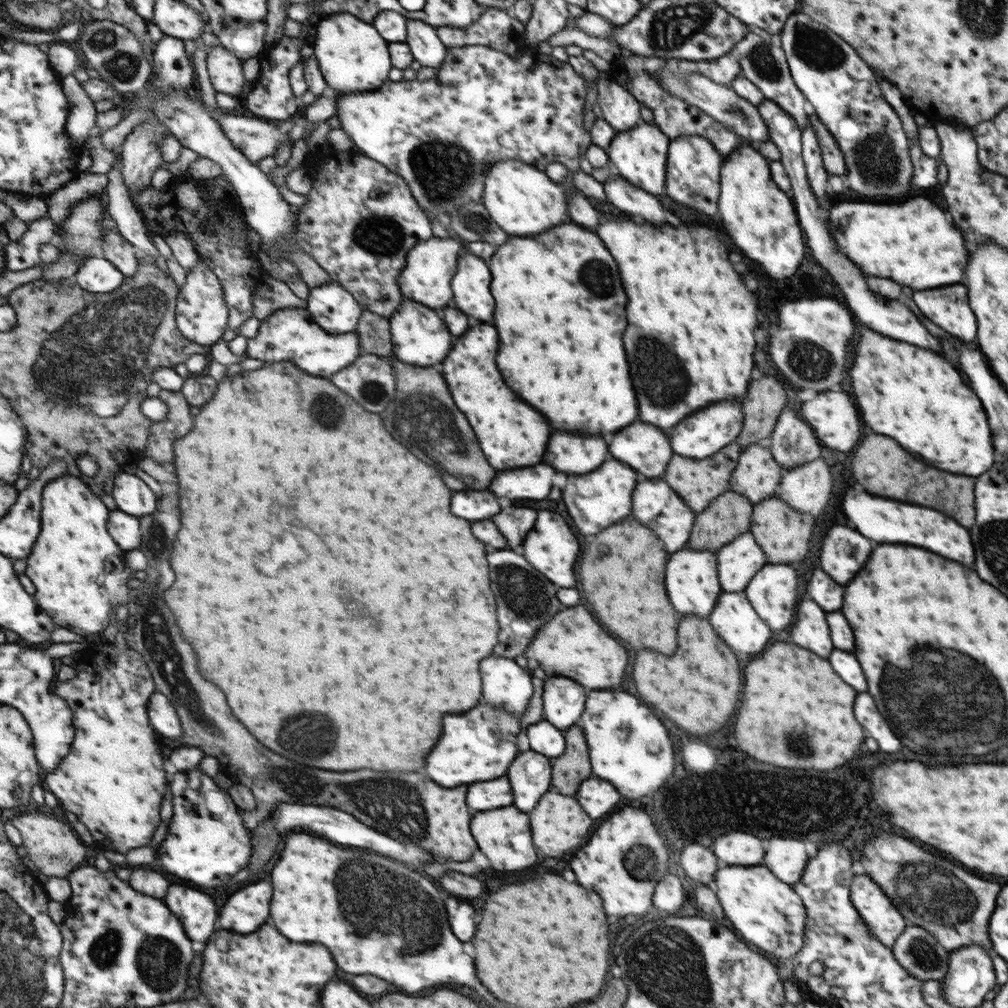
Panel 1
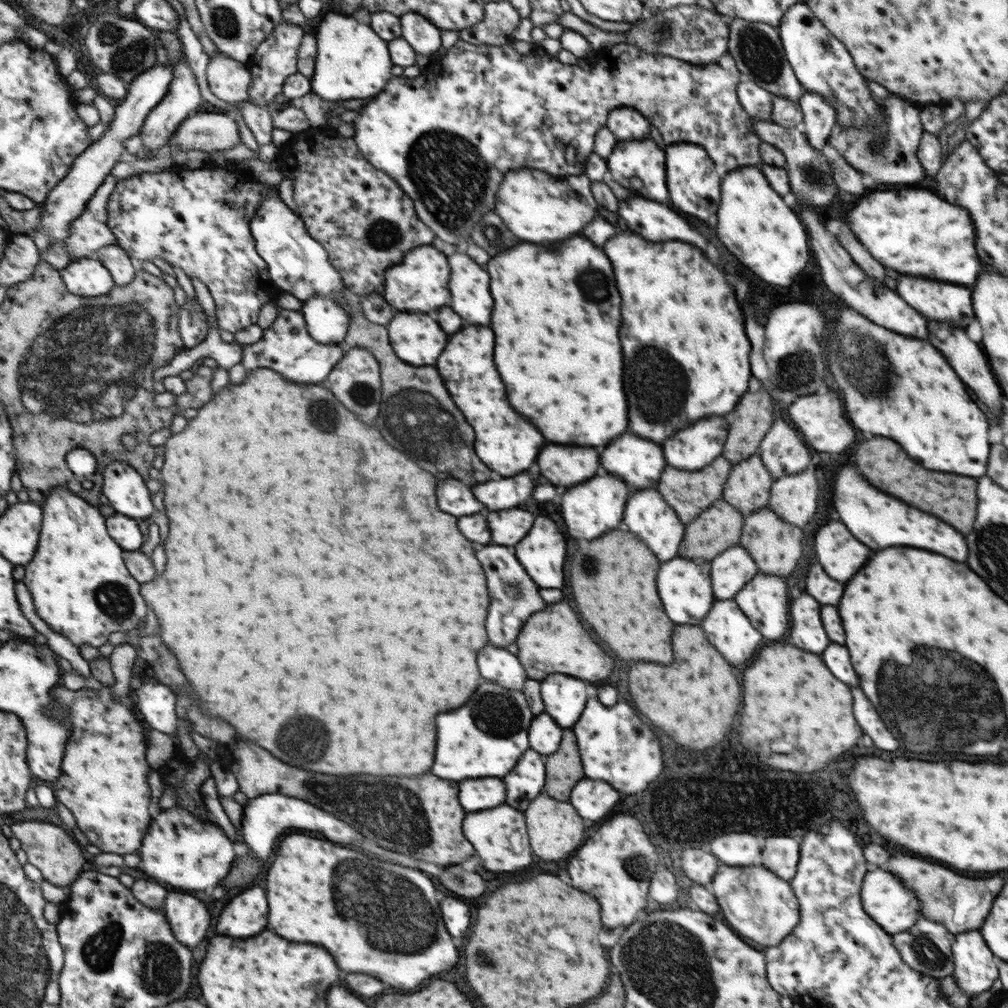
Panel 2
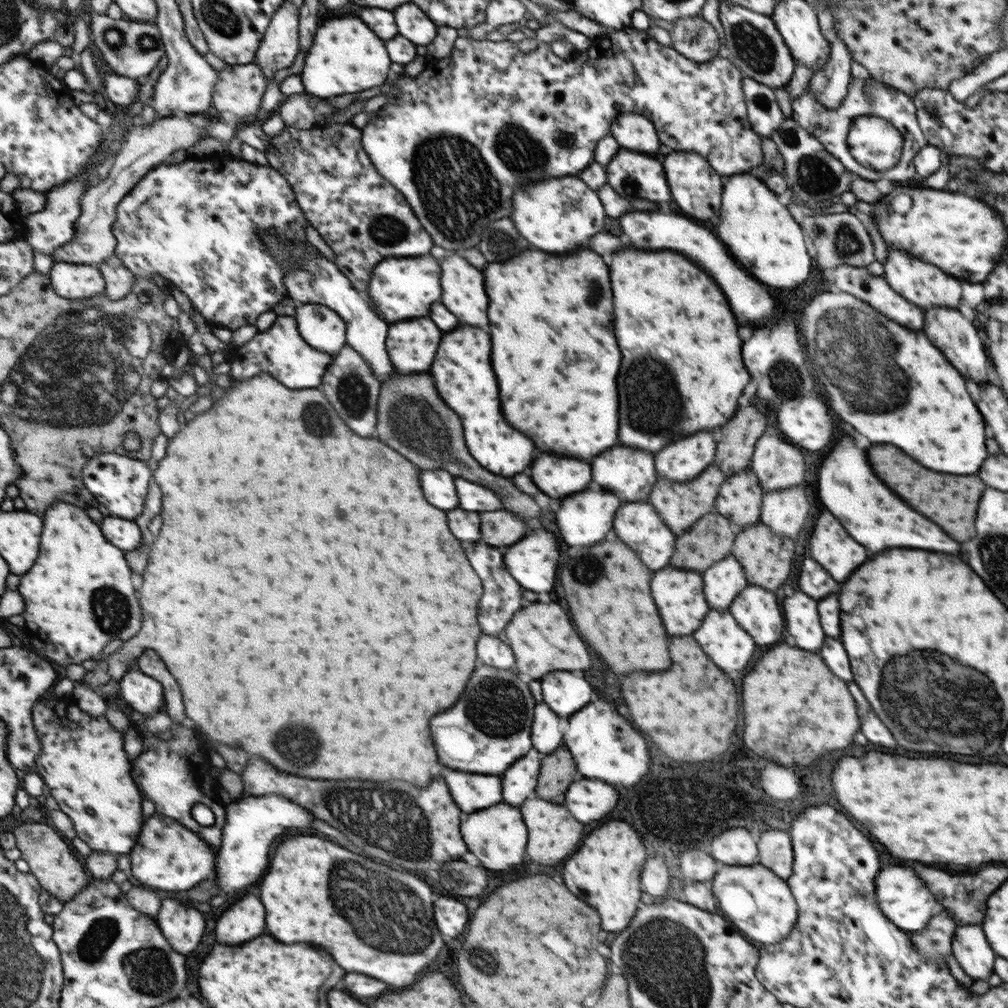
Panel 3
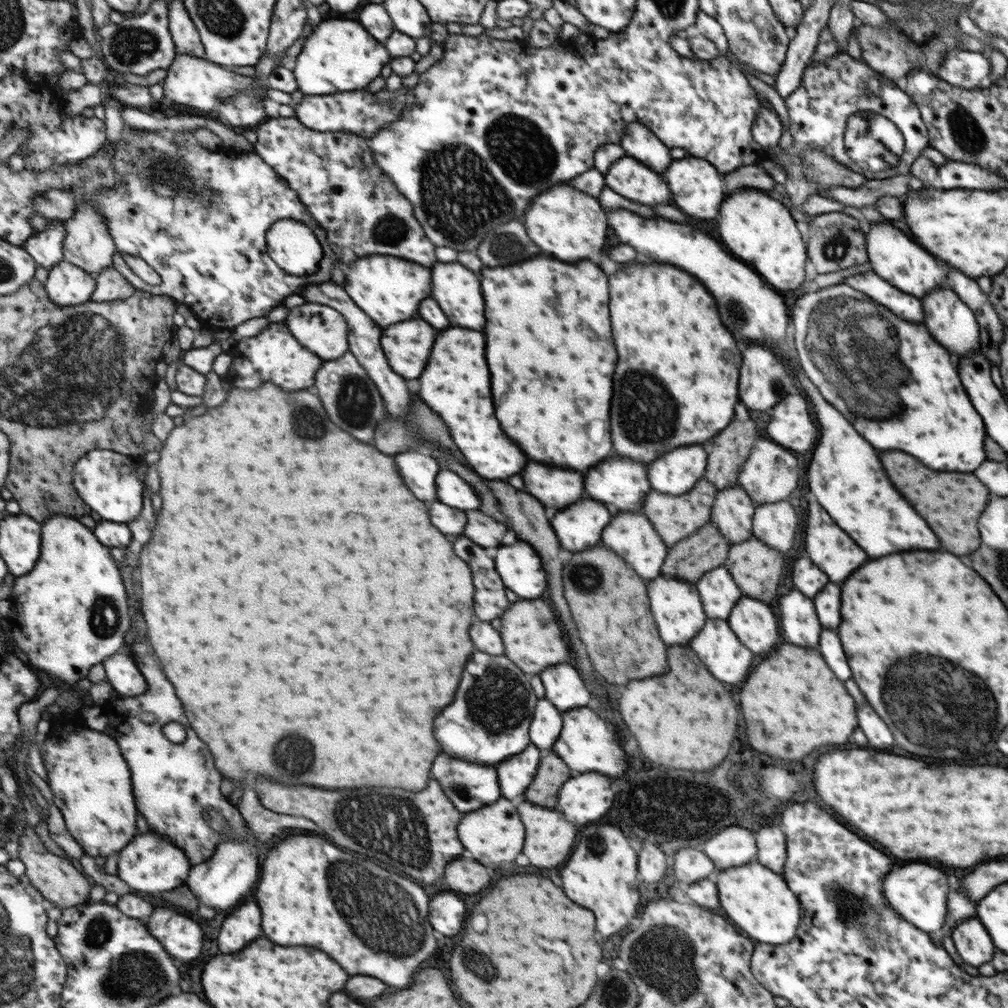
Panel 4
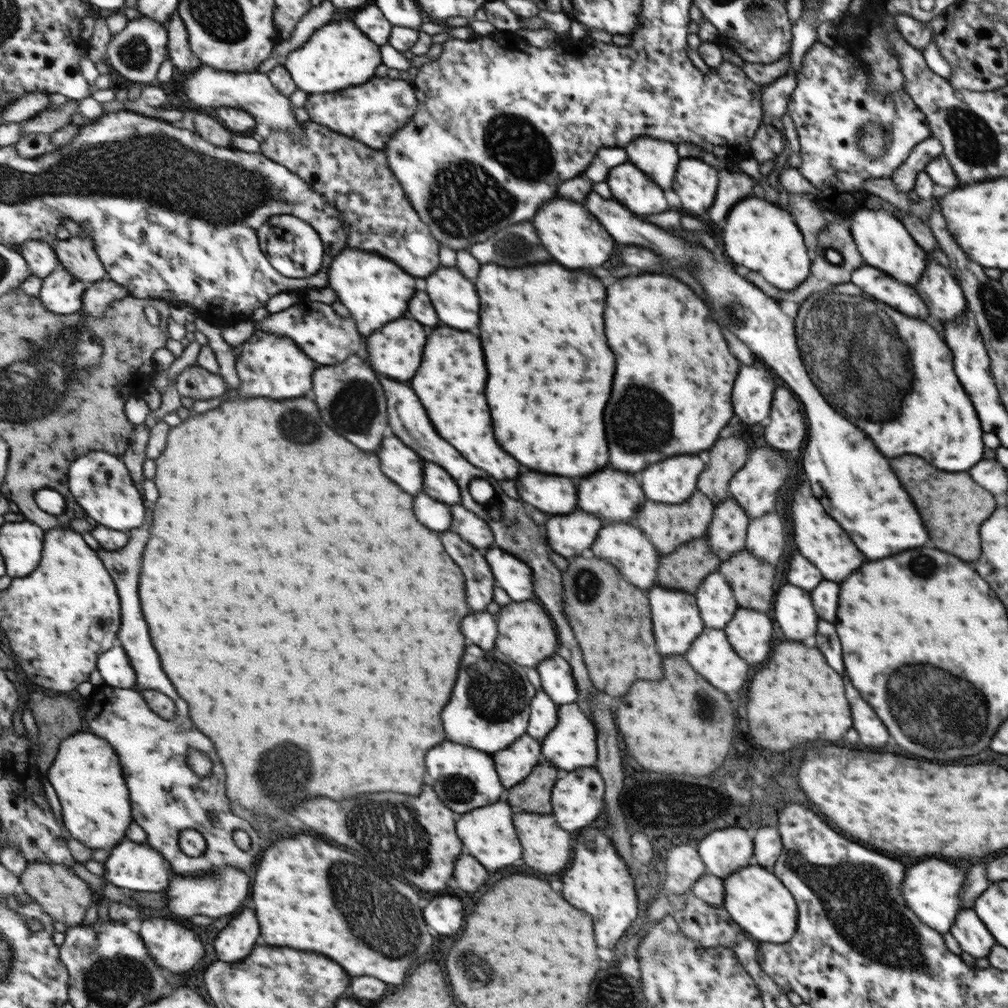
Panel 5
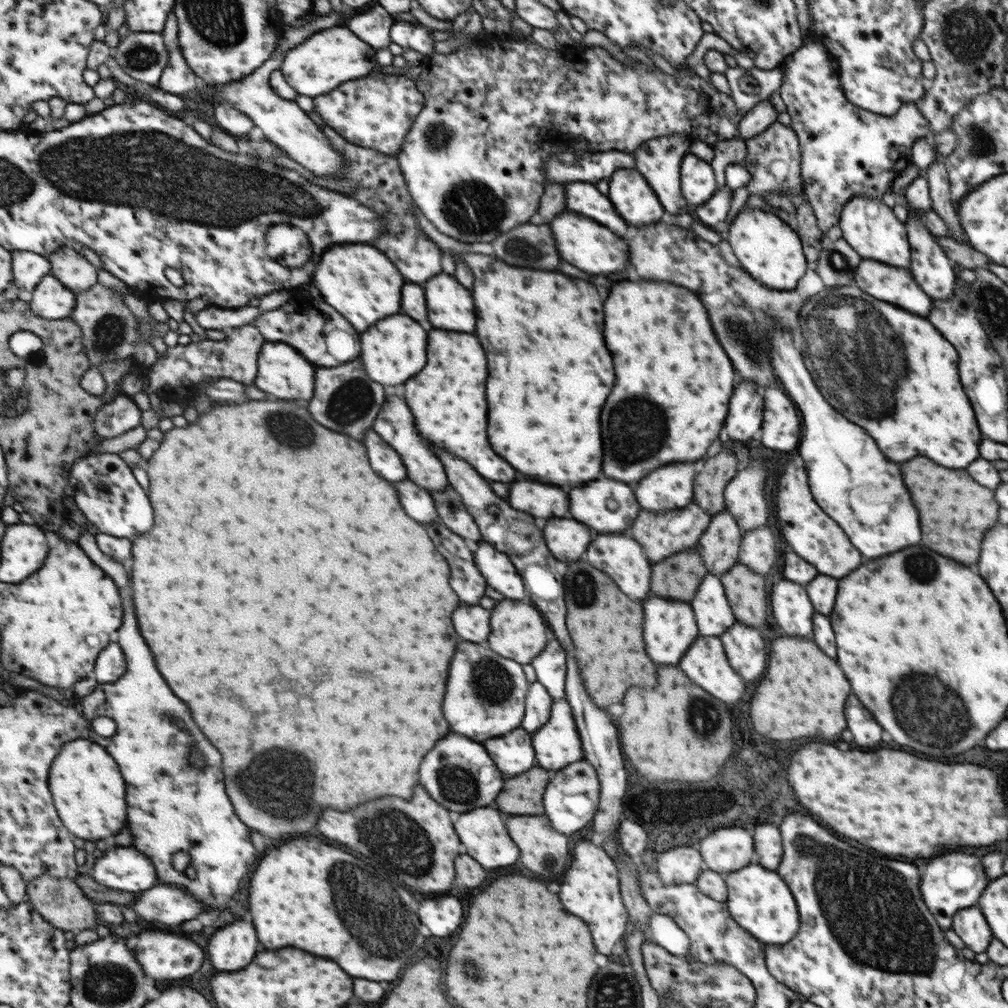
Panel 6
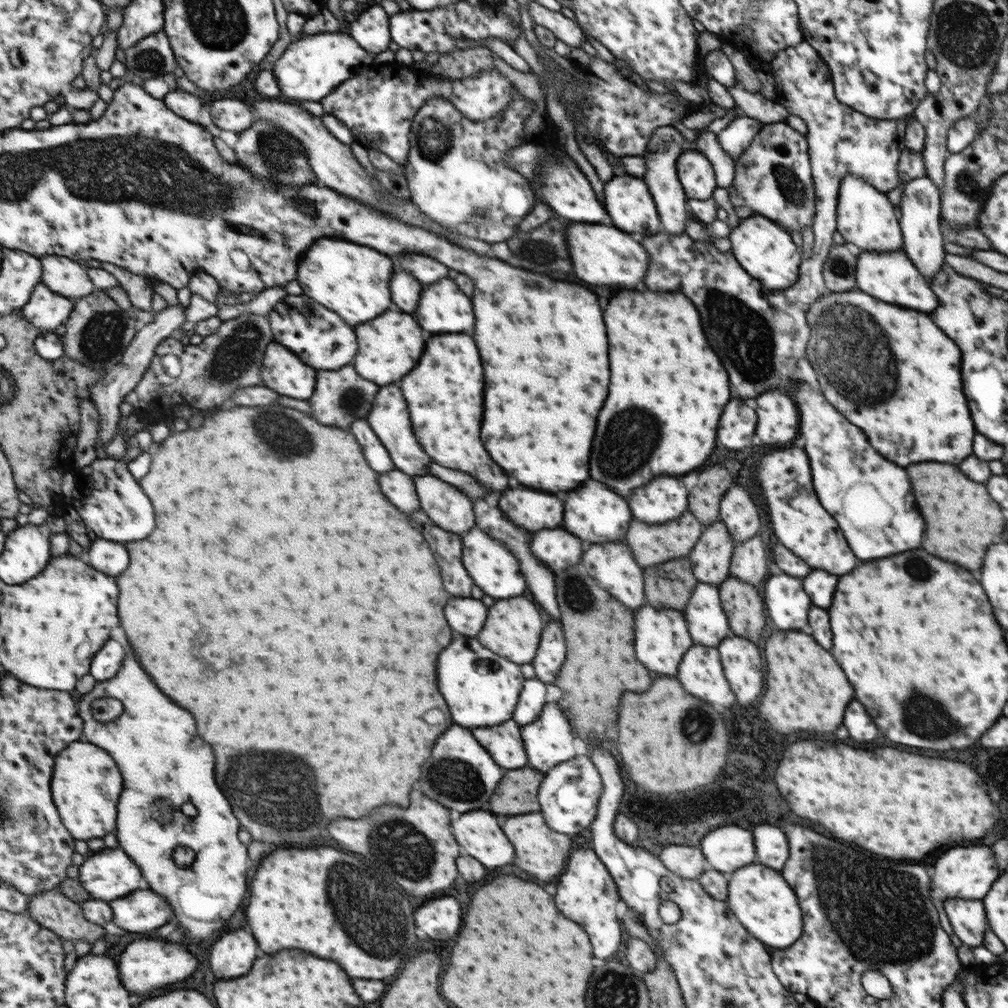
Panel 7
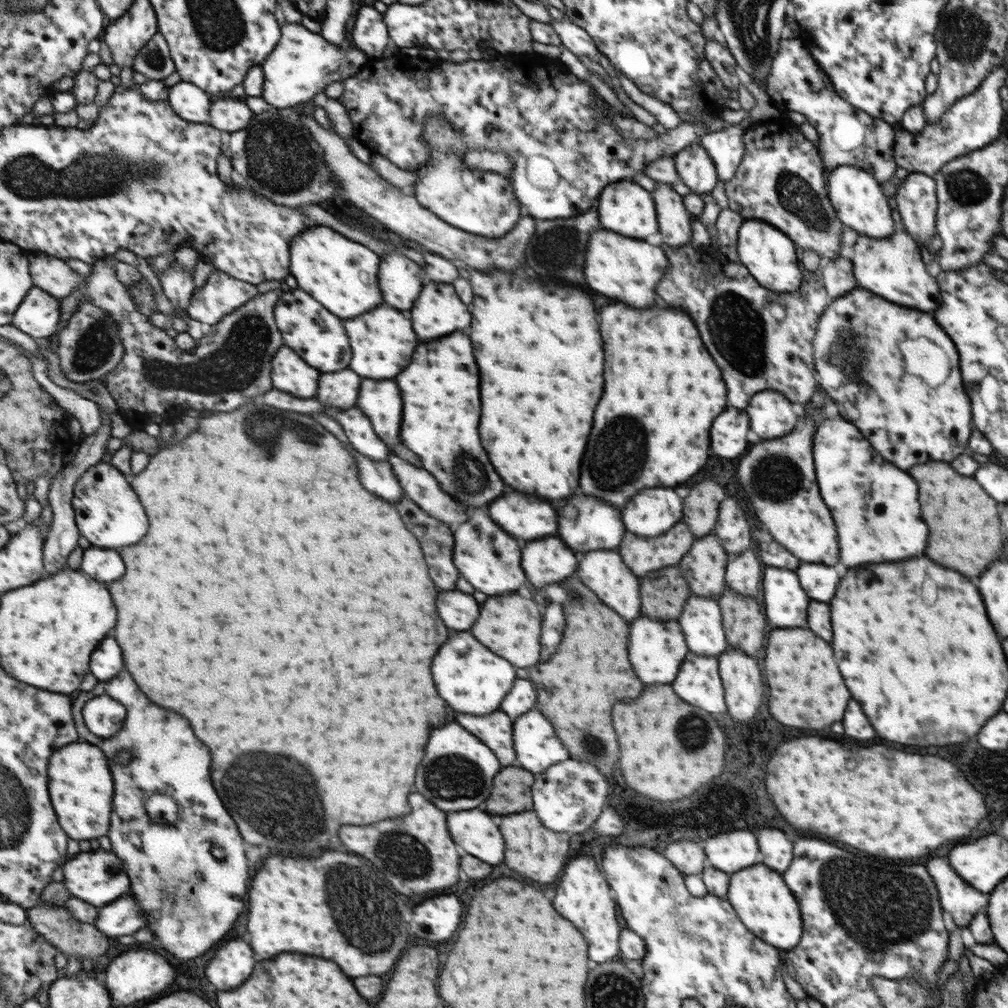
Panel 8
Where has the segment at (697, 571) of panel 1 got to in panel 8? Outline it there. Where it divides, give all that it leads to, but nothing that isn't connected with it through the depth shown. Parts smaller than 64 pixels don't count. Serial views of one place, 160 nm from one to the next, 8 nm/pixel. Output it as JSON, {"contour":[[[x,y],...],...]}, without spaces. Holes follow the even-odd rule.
{"contour":[[[645,616],[638,618],[631,622],[631,664],[643,676],[643,684],[669,684],[689,650],[682,629],[677,620],[657,622]]]}

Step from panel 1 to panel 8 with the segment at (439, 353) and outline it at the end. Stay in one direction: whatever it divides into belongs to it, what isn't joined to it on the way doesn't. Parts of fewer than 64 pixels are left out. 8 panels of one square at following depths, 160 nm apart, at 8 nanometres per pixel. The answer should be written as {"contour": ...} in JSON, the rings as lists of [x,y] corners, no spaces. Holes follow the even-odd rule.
{"contour":[[[379,306],[375,308],[375,312],[359,316],[359,320],[347,320],[347,332],[351,332],[351,344],[355,348],[351,368],[359,372],[363,378],[395,378],[411,362],[413,348],[417,346],[417,338],[411,330],[409,318],[405,318],[399,310],[393,310],[391,306]]]}

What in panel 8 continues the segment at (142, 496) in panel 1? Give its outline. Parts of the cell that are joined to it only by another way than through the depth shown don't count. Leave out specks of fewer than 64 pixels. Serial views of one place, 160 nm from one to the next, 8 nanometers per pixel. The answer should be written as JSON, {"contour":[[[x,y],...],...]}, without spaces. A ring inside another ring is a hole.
{"contour":[[[111,462],[96,464],[85,472],[77,481],[72,505],[81,534],[91,546],[123,548],[137,544],[137,540],[143,540],[149,532],[149,518],[145,506],[139,500],[131,479]]]}

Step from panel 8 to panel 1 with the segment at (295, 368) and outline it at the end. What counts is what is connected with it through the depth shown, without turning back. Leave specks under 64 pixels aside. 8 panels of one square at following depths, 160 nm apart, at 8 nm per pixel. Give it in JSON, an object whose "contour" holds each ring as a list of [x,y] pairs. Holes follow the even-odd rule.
{"contour":[[[287,308],[262,320],[256,337],[248,340],[247,356],[262,360],[265,364],[291,360],[313,376],[331,376],[355,363],[362,352],[360,334],[329,333],[323,330],[308,309]]]}

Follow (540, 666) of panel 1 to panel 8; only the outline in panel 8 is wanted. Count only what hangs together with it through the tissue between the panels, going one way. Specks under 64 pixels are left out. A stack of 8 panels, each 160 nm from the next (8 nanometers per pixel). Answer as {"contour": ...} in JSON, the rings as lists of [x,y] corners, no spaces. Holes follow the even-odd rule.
{"contour":[[[491,596],[483,602],[483,616],[479,616],[479,624],[471,628],[471,634],[485,648],[515,667],[527,668],[539,663],[539,624],[541,614],[533,600],[525,600],[521,596]]]}

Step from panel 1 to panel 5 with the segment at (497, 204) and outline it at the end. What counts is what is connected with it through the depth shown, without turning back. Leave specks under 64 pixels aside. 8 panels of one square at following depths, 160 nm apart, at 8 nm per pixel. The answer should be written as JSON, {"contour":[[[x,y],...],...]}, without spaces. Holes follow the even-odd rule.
{"contour":[[[551,198],[543,208],[539,208],[539,216],[531,220],[541,244],[551,254],[551,258],[567,268],[593,268],[607,262],[613,240],[603,230],[603,226],[595,220],[595,216],[585,210],[581,204],[563,200],[563,198]]]}

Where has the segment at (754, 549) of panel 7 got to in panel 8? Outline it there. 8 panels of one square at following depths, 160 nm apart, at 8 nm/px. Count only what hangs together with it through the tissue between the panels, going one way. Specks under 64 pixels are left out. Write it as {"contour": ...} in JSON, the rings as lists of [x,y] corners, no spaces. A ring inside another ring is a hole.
{"contour":[[[754,549],[738,552],[726,566],[727,588],[743,596],[761,600],[761,562]]]}

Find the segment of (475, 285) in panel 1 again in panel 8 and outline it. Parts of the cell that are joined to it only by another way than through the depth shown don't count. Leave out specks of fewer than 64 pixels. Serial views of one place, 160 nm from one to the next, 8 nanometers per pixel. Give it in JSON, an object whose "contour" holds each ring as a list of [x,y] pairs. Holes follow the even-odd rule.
{"contour":[[[429,282],[427,288],[423,288],[423,296],[419,296],[419,304],[415,304],[415,308],[411,308],[409,312],[411,312],[411,320],[415,320],[415,332],[419,332],[419,340],[431,340],[431,338],[447,336],[455,330],[467,328],[469,320],[471,320],[465,304],[457,298],[451,284]]]}

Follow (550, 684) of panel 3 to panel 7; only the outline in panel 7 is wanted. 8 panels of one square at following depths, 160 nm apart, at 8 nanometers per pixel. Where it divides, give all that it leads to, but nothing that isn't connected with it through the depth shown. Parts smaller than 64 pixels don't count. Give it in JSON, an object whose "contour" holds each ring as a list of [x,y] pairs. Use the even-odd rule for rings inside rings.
{"contour":[[[549,622],[547,632],[543,632],[543,648],[538,648],[531,662],[534,678],[543,681],[544,684],[551,684],[563,664],[563,658],[565,658],[565,644],[561,628],[557,622]]]}

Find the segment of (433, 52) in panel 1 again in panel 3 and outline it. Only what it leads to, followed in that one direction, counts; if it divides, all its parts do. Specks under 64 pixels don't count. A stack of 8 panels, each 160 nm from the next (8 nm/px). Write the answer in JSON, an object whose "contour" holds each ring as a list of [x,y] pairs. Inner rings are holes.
{"contour":[[[400,4],[393,13],[399,36],[417,46],[427,46],[435,38],[436,24],[416,4]]]}

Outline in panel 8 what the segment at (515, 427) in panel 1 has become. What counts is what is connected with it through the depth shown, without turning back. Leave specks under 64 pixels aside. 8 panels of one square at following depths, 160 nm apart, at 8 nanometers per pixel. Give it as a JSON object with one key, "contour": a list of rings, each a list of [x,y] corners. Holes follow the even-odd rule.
{"contour":[[[455,332],[455,336],[419,344],[411,368],[407,368],[395,384],[403,394],[400,442],[419,456],[423,468],[438,482],[441,490],[457,503],[475,509],[497,498],[503,482],[493,472],[475,430],[479,420],[479,376],[469,338]],[[475,470],[479,474],[473,474]],[[459,476],[475,480],[477,488],[467,492],[469,486],[459,484]]]}

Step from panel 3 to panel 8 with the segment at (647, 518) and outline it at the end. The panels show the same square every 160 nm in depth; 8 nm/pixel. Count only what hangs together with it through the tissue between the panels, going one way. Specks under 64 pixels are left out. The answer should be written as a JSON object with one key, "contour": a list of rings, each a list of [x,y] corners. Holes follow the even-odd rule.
{"contour":[[[595,550],[595,552],[587,552],[581,554],[576,575],[591,592],[599,592],[599,600],[603,600],[603,604],[611,604],[611,608],[615,608],[615,612],[619,612],[619,616],[627,616],[627,620],[633,620],[639,616],[639,591],[637,586],[637,578],[634,573],[629,572],[629,568],[621,562],[617,552],[611,550]]]}

